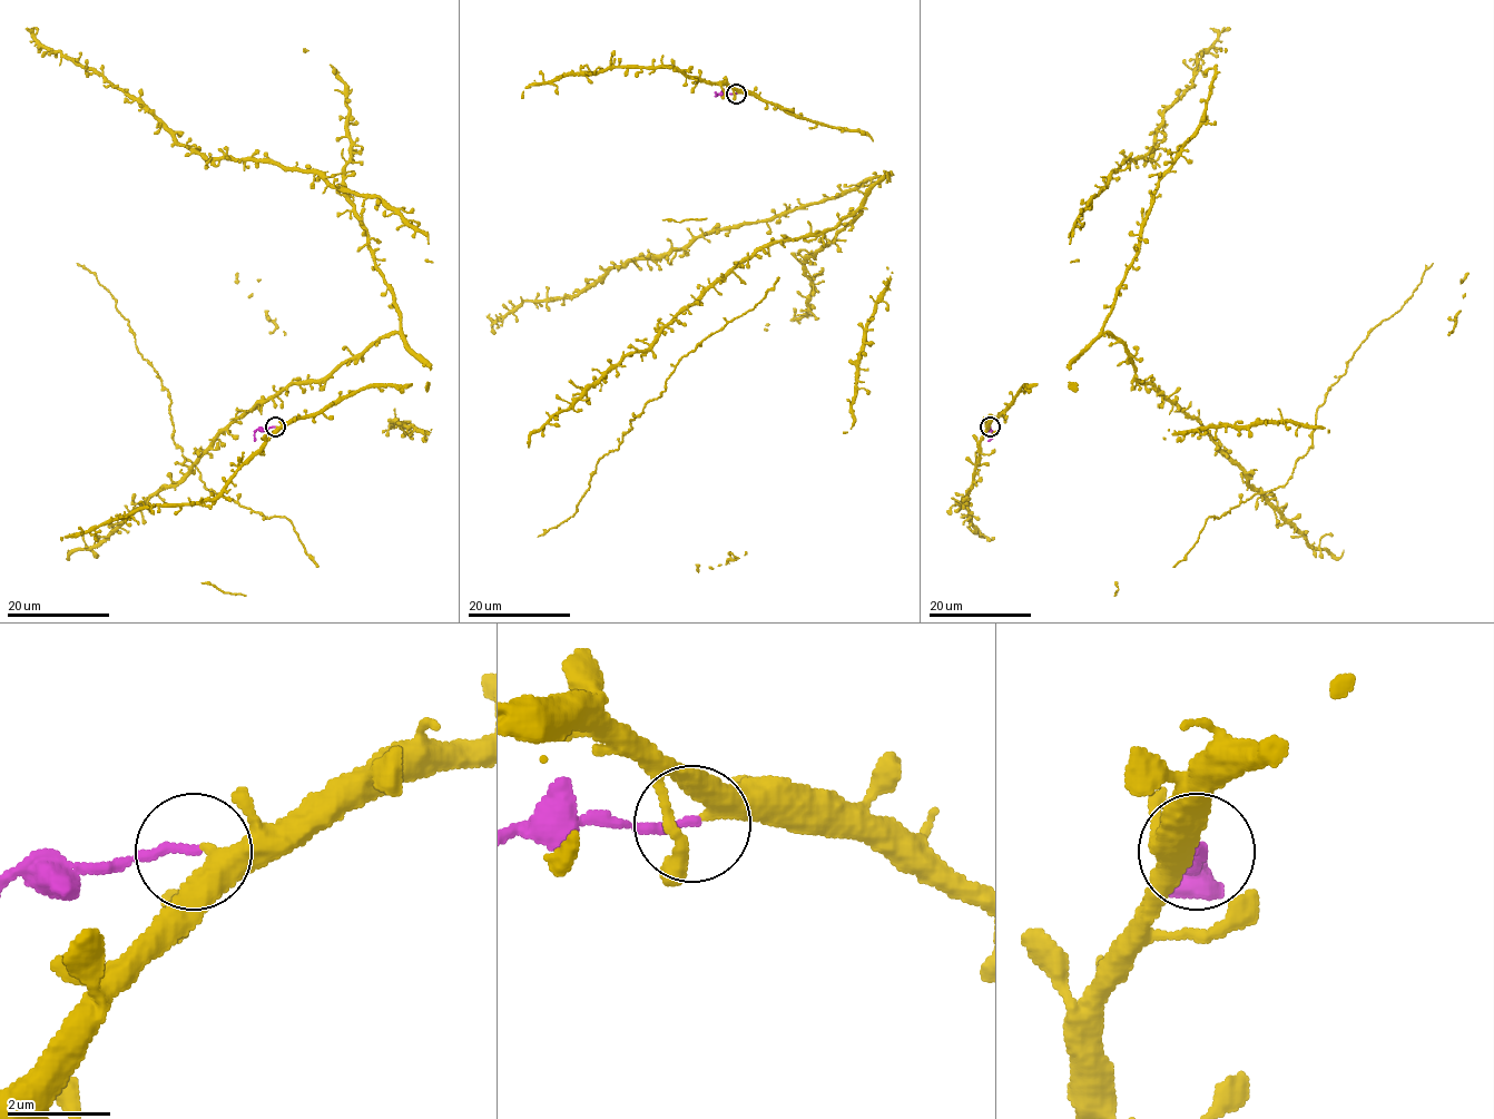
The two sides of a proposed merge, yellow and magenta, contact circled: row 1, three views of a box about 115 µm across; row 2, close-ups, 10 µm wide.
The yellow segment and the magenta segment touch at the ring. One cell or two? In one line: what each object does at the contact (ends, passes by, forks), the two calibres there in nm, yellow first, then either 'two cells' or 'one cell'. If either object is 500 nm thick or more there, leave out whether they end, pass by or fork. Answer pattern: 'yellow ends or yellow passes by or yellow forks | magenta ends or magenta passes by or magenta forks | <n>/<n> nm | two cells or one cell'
yellow passes by | magenta ends | 340/180 nm | two cells

